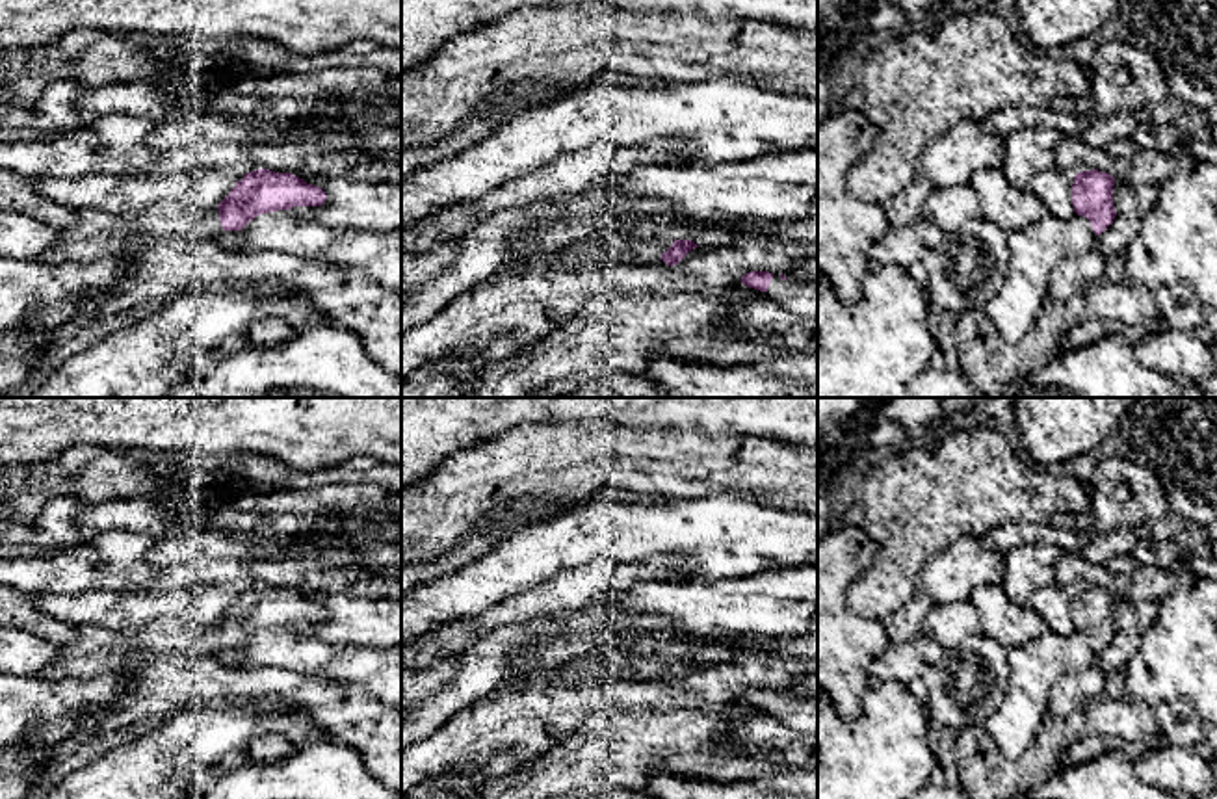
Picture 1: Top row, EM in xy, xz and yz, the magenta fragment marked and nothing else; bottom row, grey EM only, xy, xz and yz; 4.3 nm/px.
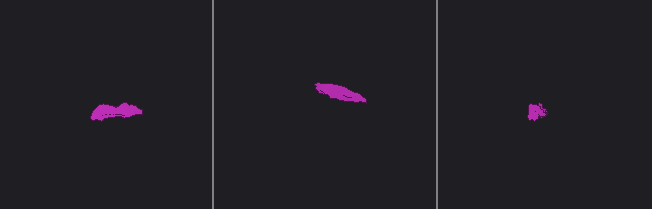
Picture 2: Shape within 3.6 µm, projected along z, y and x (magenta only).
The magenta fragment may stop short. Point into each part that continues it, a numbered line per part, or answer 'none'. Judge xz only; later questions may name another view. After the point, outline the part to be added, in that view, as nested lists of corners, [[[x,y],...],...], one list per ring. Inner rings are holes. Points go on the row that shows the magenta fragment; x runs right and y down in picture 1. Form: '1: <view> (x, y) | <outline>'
1: xz (798, 298) | [[[773,273],[764,294],[788,312],[818,320],[818,286],[814,284],[782,281],[780,273]]]

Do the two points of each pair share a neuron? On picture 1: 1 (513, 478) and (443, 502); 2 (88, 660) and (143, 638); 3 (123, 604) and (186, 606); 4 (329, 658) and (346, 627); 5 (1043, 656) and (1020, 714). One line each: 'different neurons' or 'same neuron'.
1: same neuron
2: same neuron
3: same neuron
4: different neurons
5: same neuron

